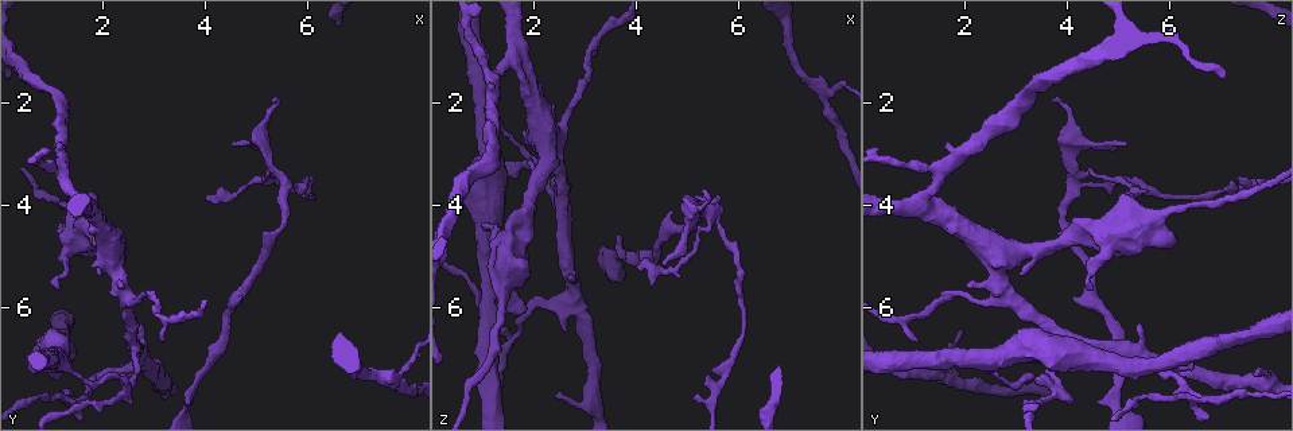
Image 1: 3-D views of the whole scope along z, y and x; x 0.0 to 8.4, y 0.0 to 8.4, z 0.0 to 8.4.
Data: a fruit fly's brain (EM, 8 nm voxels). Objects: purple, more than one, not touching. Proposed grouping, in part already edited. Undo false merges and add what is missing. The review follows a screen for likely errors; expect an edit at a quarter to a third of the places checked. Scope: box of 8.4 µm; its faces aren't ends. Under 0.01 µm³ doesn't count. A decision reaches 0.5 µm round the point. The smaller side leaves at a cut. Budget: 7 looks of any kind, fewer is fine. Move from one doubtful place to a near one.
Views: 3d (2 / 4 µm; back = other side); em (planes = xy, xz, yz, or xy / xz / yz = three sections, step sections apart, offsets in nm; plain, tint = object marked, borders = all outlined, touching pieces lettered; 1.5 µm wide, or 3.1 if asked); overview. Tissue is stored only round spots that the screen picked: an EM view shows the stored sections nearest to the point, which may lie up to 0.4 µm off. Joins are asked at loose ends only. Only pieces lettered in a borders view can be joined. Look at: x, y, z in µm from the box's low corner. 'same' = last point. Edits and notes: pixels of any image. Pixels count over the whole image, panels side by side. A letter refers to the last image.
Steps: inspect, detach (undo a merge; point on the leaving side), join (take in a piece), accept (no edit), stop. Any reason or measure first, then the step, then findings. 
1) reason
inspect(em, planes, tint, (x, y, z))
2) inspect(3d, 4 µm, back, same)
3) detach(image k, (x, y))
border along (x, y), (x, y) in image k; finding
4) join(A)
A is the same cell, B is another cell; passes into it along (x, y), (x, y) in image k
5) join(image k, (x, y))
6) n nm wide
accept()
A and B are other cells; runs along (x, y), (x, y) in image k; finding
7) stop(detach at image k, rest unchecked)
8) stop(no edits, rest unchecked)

side arm on a straight run
inspect(em, planes, borders, (2.50, 5.90, 2.50))

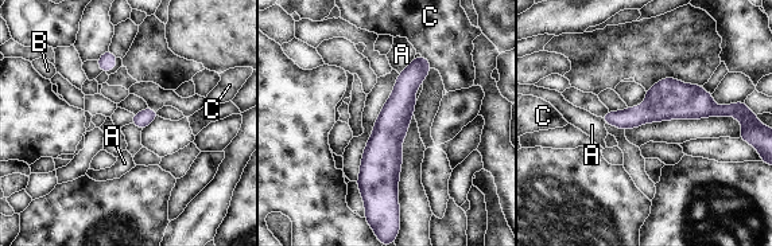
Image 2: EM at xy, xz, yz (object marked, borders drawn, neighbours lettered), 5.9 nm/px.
A touches over 140 nm
accept()
A, B and C are other cells; all the same neuron

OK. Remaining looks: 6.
thin neck
inspect(3d, 4 µm, (5.70, 3.65, 7.45))

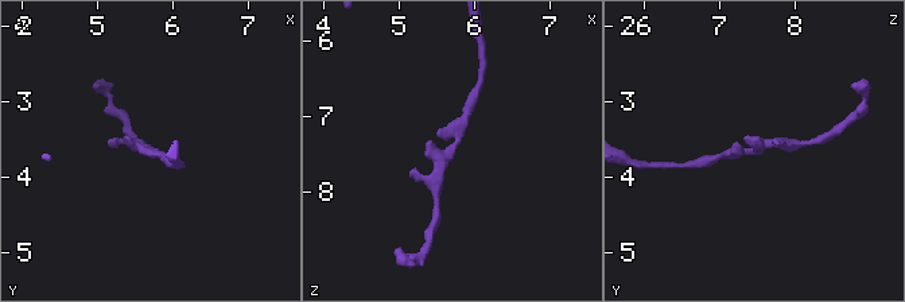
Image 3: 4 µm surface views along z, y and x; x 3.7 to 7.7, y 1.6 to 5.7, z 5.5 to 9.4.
inspect(em, planes, tint, (5.70, 3.70, 7.45))

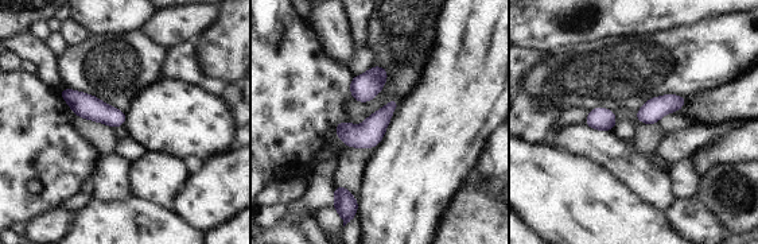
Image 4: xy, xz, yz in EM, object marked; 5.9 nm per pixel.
see the neighbours
inspect(em, planes, borders, same)

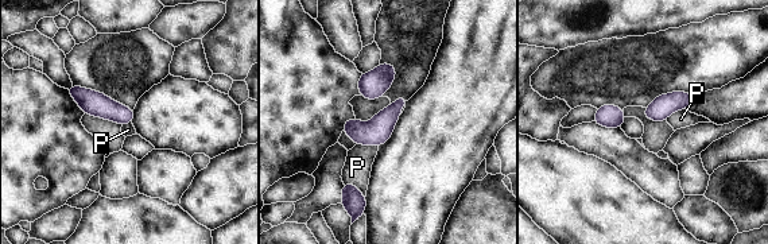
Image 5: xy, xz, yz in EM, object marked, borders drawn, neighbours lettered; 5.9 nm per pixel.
accept()
P is another cell; runs along (72, 90), (92, 103), (130, 117) in image 5; all the same neuron

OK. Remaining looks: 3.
thin end
inspect(em, planes, borders, (4.50, 2.75, 5.15))

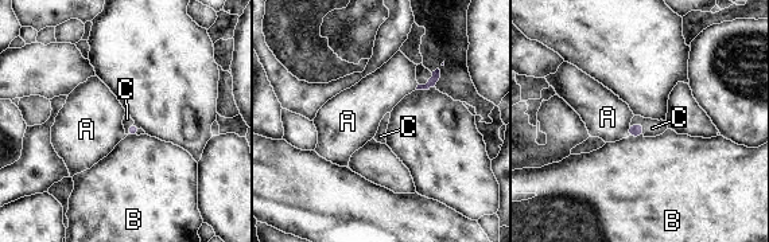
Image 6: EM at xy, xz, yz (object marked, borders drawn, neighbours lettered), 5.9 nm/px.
join(C)
C is the same cell, A and B are other cells; passes into it along (633, 131), (643, 124), (652, 128) in image 6; the neuron continues

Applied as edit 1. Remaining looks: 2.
stop(join at image 6, rest unchecked)

